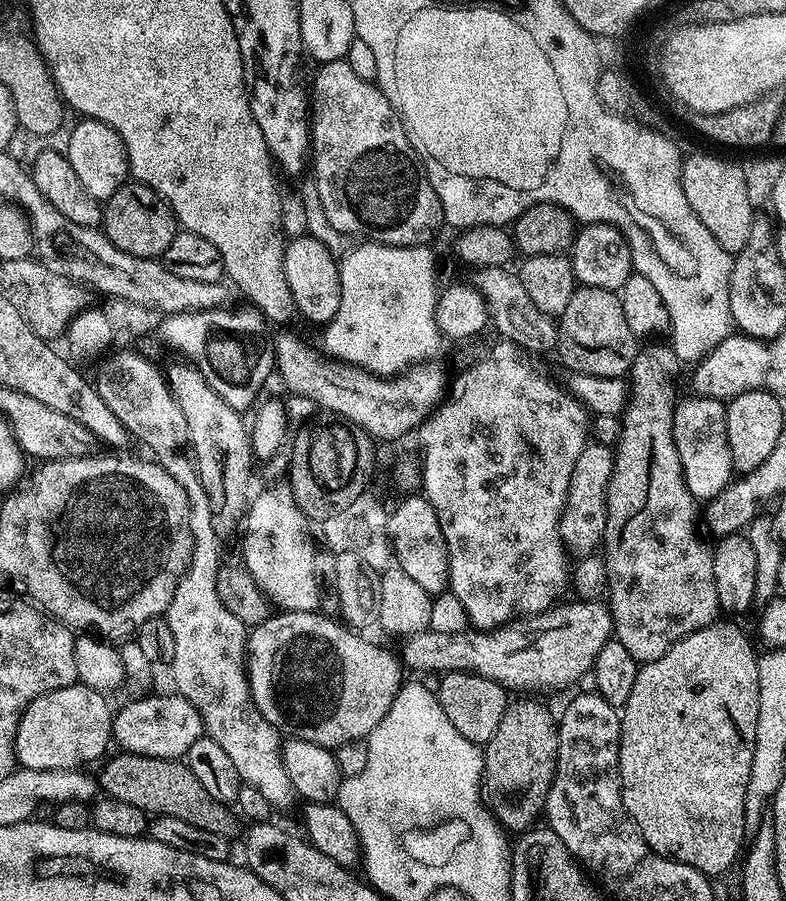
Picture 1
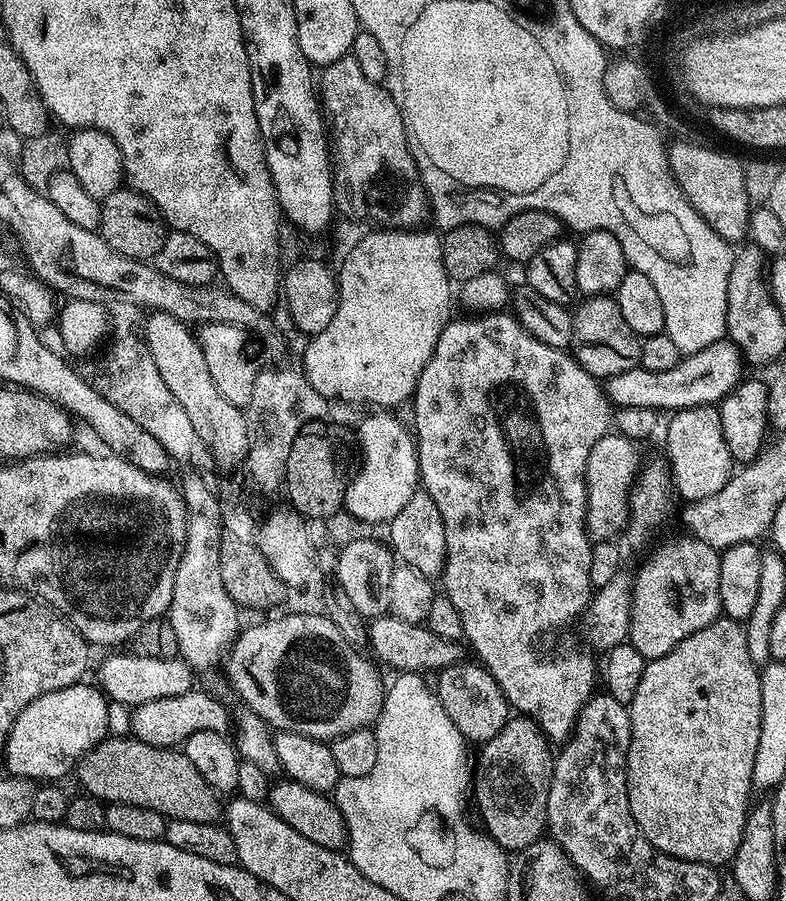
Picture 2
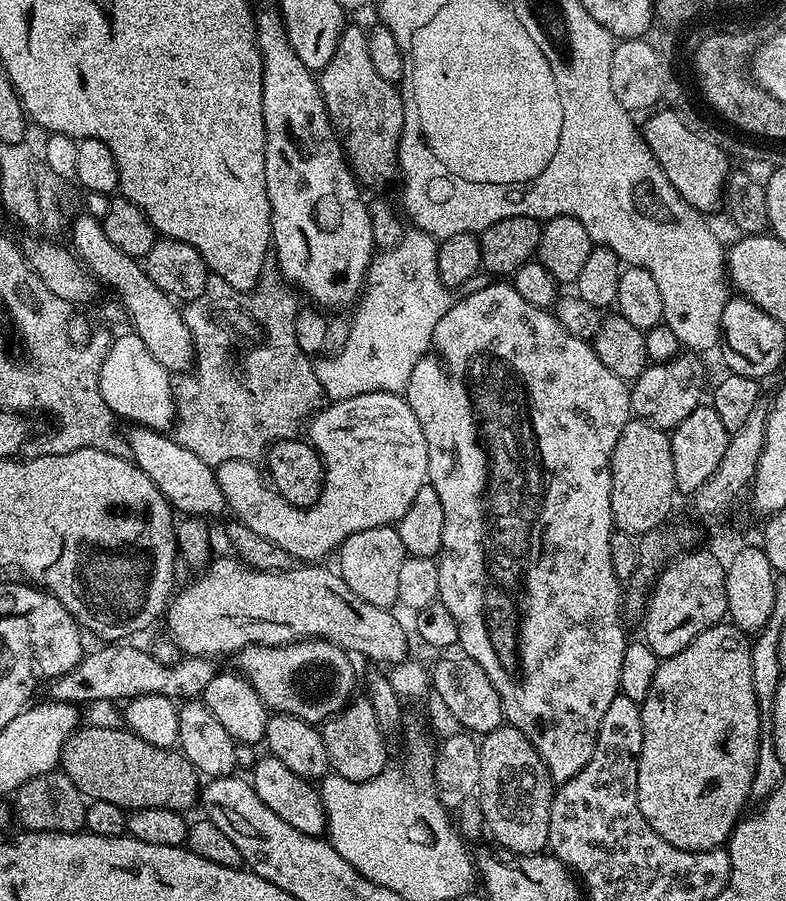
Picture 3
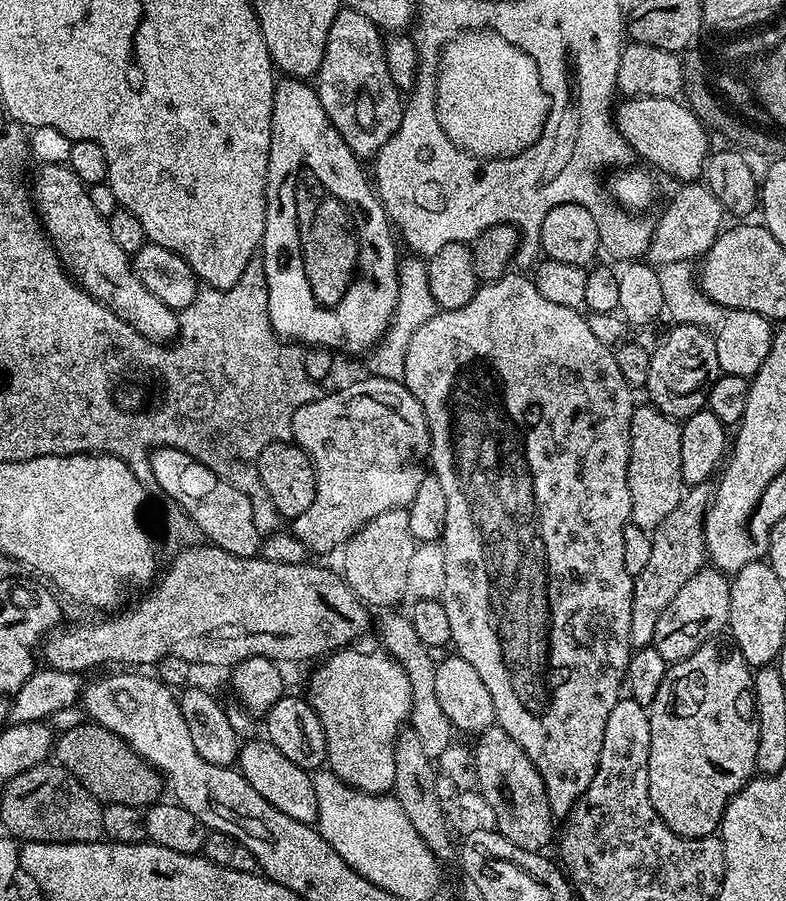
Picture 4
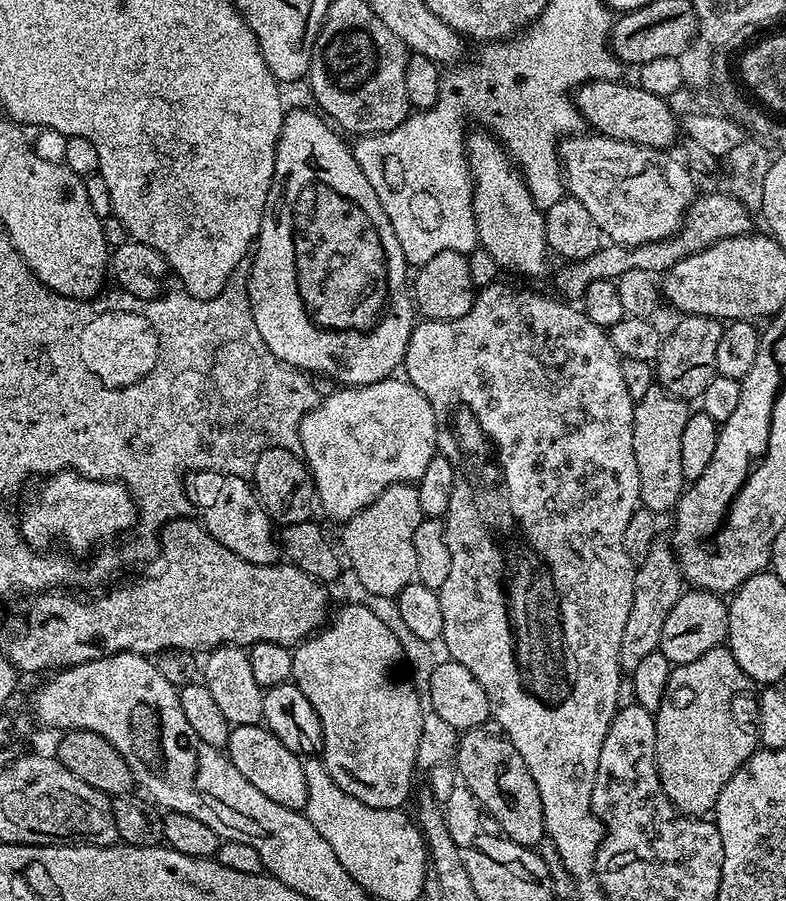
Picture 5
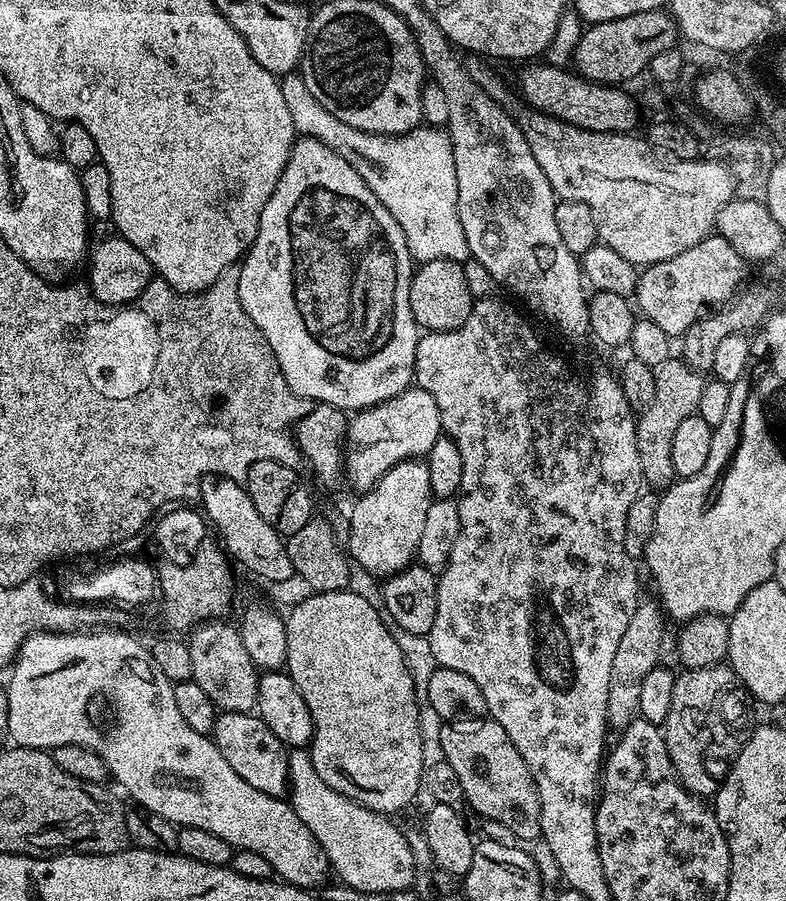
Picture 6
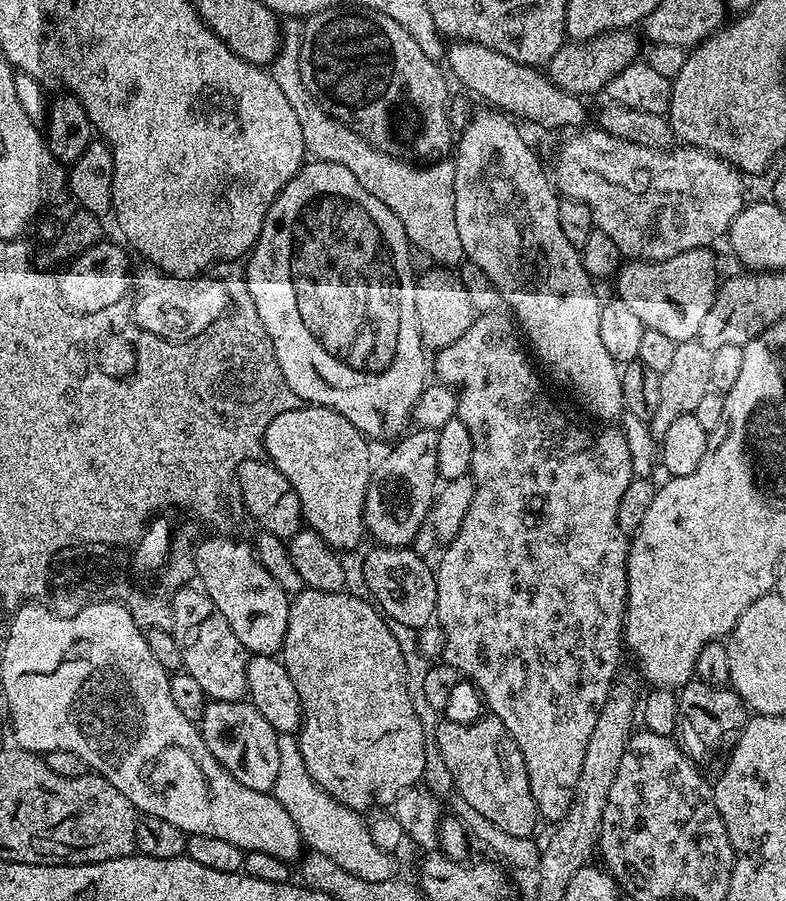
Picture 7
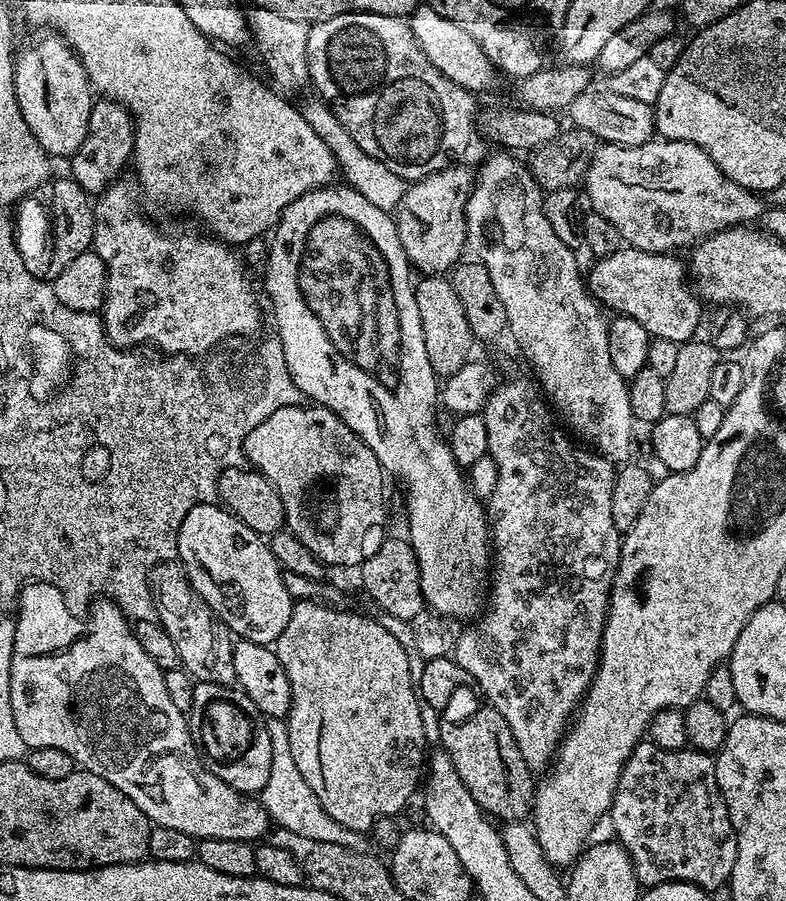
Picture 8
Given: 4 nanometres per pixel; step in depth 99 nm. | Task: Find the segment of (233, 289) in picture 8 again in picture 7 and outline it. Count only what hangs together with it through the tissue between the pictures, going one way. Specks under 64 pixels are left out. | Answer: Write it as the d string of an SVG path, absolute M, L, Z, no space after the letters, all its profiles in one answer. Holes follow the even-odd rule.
M147 270L134 280L136 301L130 306L130 316L142 331L150 331L164 340L183 342L202 334L219 316L229 311L230 301L225 281L208 278L165 276Z

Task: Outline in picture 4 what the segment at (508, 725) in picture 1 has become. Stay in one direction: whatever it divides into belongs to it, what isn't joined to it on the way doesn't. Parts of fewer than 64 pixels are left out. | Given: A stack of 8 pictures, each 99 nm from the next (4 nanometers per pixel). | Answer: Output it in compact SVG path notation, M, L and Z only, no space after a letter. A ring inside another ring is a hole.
M498 726L487 728L475 740L472 758L476 767L476 783L478 791L494 810L495 831L522 850L543 853L544 847L554 840L554 817L546 798L546 786L534 762L530 762L530 758L526 758L526 750L522 750L522 746L518 746L518 742Z

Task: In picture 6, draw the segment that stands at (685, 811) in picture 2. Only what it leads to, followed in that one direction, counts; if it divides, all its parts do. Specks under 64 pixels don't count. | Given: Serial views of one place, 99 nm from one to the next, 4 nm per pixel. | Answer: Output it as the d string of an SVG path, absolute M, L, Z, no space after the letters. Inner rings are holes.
M727 663L689 668L677 675L674 702L662 731L676 777L686 791L701 798L715 797L728 765L754 731L752 707L752 696Z

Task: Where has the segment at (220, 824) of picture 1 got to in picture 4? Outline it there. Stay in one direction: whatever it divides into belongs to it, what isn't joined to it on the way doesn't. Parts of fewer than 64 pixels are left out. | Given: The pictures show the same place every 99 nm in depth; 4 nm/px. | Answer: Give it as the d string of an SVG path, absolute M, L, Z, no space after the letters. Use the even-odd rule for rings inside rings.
M83 722L68 728L64 733L57 735L54 740L54 760L61 764L94 798L98 798L101 804L121 804L122 806L134 806L138 809L145 809L150 804L157 803L161 799L160 791L165 791L166 781L152 765L145 760L132 747L129 746L118 734L106 730L102 725L95 722Z

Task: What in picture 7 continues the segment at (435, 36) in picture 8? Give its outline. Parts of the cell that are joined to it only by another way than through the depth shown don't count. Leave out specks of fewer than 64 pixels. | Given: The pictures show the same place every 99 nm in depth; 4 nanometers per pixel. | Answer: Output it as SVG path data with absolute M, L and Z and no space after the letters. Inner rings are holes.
M456 42L447 49L447 60L453 81L456 79L466 91L481 96L488 103L485 105L509 117L522 116L540 128L576 130L588 116L588 108L584 105L587 103L581 97L559 88L539 67L519 64L489 46L477 42Z

